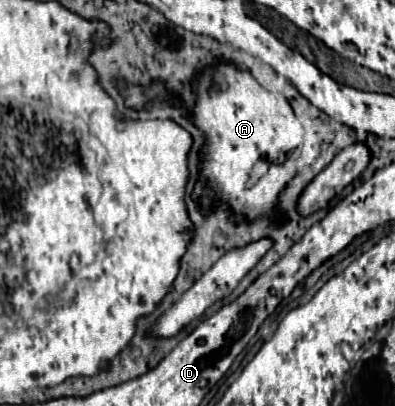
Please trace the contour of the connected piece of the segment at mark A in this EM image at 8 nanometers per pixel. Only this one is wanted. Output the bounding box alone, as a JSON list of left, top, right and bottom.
[192,63,302,219]

